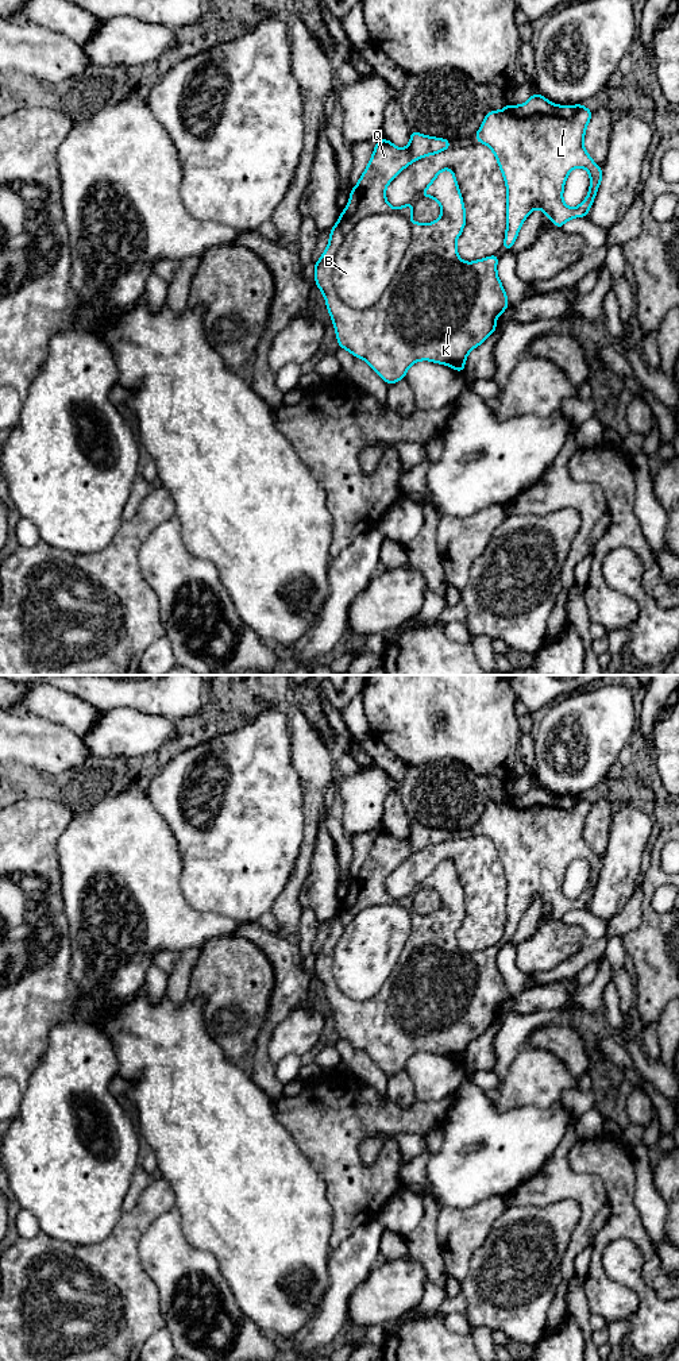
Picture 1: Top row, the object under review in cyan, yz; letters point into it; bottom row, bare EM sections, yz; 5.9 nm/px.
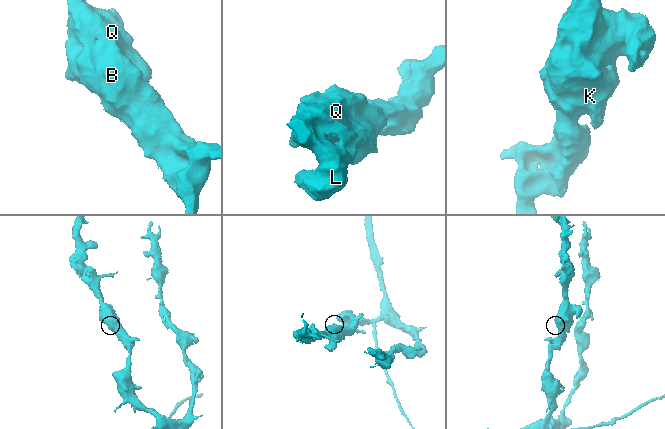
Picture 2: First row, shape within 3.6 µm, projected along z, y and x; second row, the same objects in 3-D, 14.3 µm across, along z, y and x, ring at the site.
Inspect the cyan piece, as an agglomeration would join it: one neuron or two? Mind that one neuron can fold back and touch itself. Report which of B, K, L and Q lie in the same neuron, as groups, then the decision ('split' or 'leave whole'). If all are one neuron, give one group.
B / K L Q | split

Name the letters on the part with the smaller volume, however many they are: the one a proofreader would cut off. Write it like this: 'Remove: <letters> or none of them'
Remove: B

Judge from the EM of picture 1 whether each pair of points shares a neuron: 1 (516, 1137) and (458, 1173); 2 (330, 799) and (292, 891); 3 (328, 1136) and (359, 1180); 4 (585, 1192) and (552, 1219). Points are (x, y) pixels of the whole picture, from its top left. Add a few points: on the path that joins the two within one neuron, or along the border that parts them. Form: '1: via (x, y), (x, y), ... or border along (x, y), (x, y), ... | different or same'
1: via (501, 1144), (492, 1152), (485, 1152), (473, 1164) | same
2: border along (326, 793), (316, 847), (312, 855) | different
3: via (331, 1146), (350, 1165), (350, 1169) | same
4: border along (543, 1205), (573, 1199), (579, 1206), (574, 1232) | different

